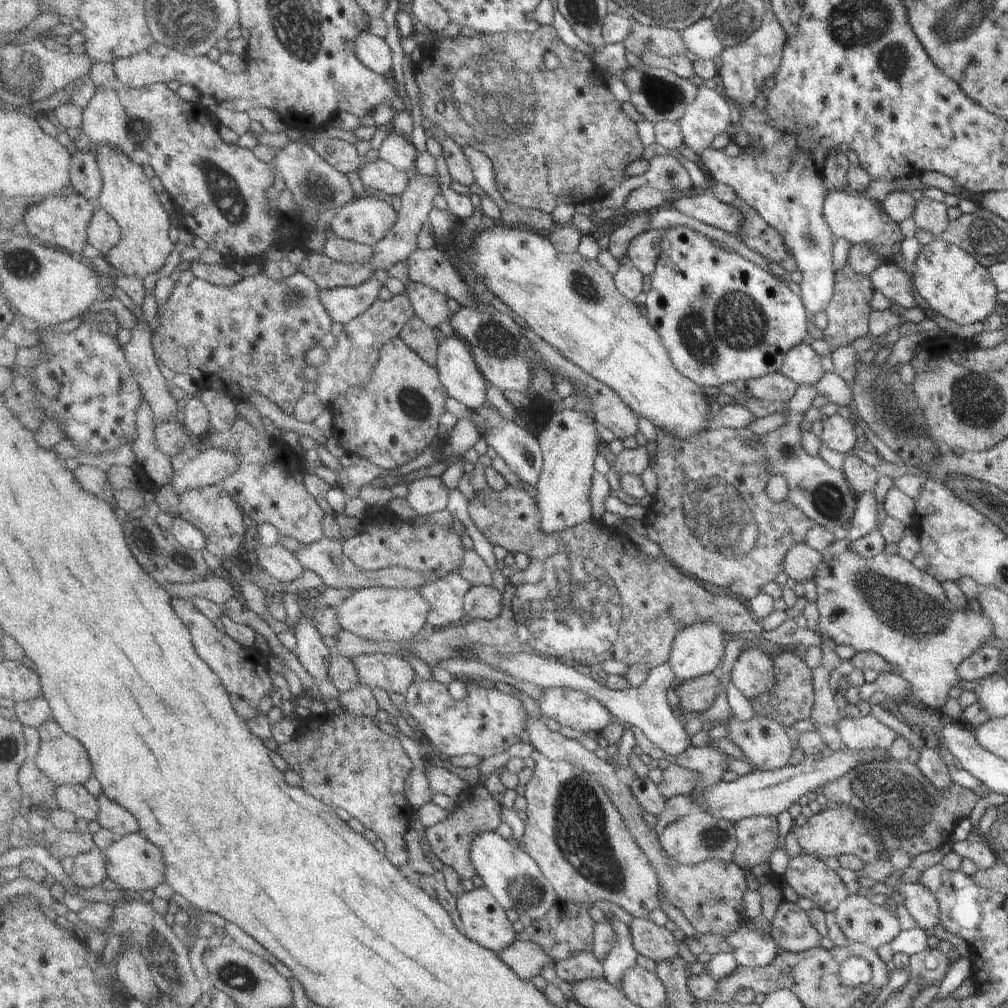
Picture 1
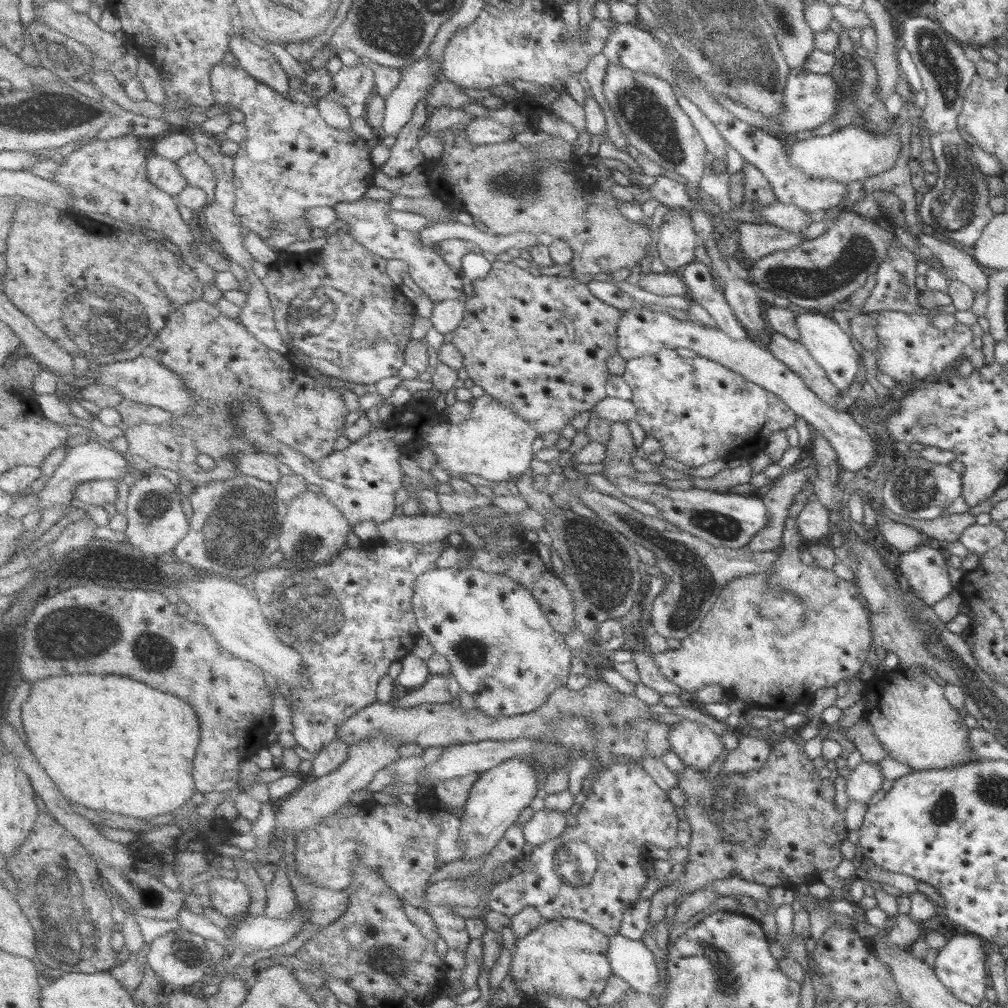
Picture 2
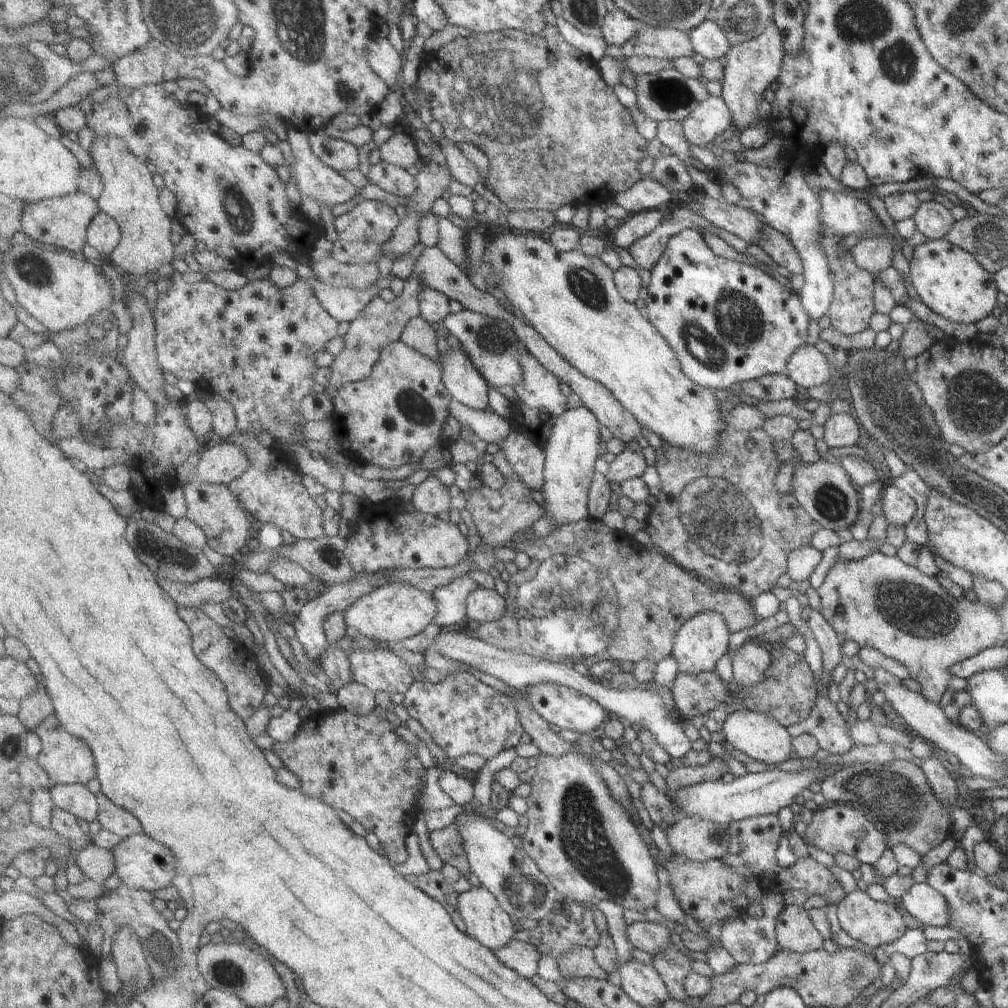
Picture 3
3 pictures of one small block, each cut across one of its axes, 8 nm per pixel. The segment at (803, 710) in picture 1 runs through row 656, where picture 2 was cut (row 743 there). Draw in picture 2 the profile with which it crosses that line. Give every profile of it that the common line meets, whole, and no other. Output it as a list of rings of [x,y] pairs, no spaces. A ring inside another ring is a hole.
[[[783,736],[780,738],[778,743],[772,745],[767,763],[758,770],[748,771],[742,774],[734,773],[724,778],[709,780],[704,775],[703,770],[697,769],[696,767],[686,767],[683,775],[679,777],[679,787],[682,788],[682,790],[689,796],[687,807],[684,809],[687,813],[687,818],[691,822],[691,825],[694,829],[693,841],[689,847],[689,860],[686,863],[687,869],[685,870],[685,873],[682,874],[680,880],[670,885],[664,886],[652,897],[652,925],[664,922],[668,906],[675,904],[676,900],[678,900],[680,896],[691,895],[700,889],[710,886],[710,884],[716,880],[738,877],[739,879],[748,882],[763,884],[766,887],[778,885],[787,888],[793,888],[801,884],[820,882],[821,872],[834,871],[840,865],[843,860],[842,853],[840,853],[840,846],[842,846],[842,843],[847,840],[846,835],[849,832],[848,828],[846,827],[846,822],[844,821],[845,815],[844,813],[840,813],[836,807],[836,801],[834,800],[834,782],[828,779],[820,778],[820,775],[818,774],[816,768],[814,768],[814,763],[812,761],[813,760],[811,760],[808,755],[806,755],[804,749],[801,746],[798,746],[798,737]]]

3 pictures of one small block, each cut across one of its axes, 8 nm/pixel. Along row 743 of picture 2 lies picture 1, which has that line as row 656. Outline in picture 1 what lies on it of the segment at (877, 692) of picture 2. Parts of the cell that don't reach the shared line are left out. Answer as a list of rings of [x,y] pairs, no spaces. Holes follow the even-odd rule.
[[[848,548],[844,550],[842,554],[836,554],[835,556],[824,557],[827,552],[822,554],[822,560],[817,567],[815,572],[815,577],[813,578],[816,582],[816,605],[819,611],[818,618],[818,627],[819,632],[815,632],[819,636],[829,637],[832,642],[836,645],[851,646],[854,648],[856,653],[863,651],[870,651],[876,653],[878,656],[881,656],[886,663],[890,664],[896,673],[902,677],[906,682],[910,683],[912,691],[908,694],[912,699],[915,699],[920,706],[927,707],[932,710],[941,710],[947,703],[948,693],[952,688],[958,687],[961,678],[957,673],[957,668],[960,663],[969,656],[976,653],[990,638],[993,636],[993,629],[990,620],[986,619],[986,616],[983,612],[978,613],[972,610],[971,608],[956,609],[952,603],[947,600],[942,586],[932,577],[927,575],[925,571],[918,570],[914,564],[904,560],[902,556],[899,555],[887,555],[886,553],[863,558],[860,557],[856,552],[850,551]]]

